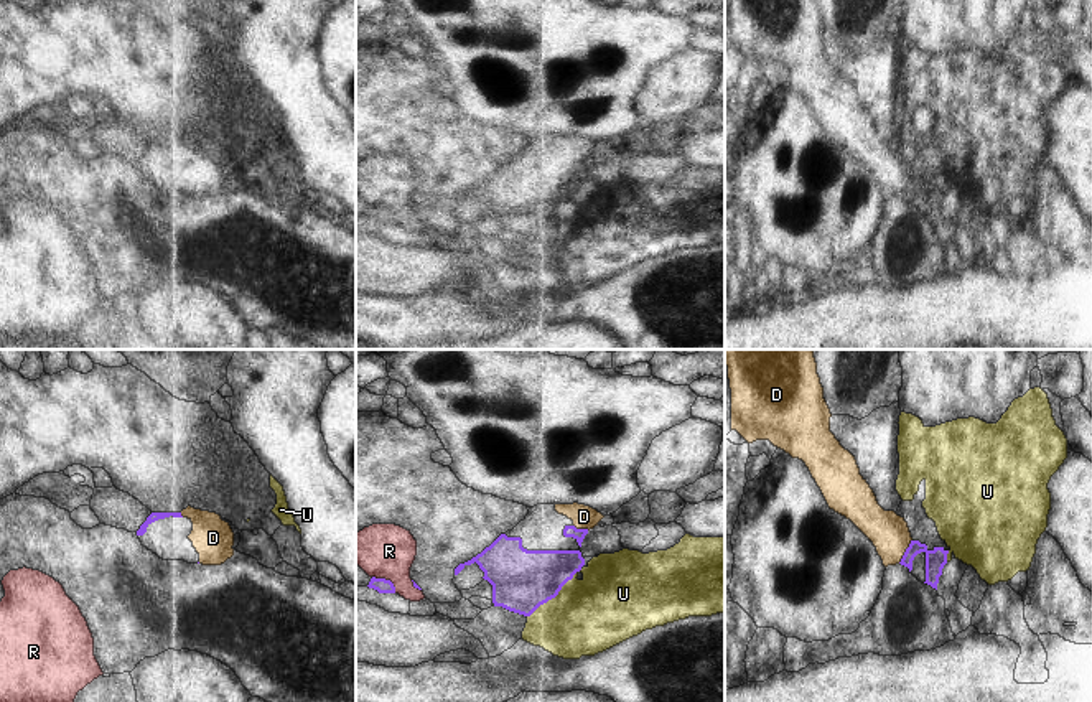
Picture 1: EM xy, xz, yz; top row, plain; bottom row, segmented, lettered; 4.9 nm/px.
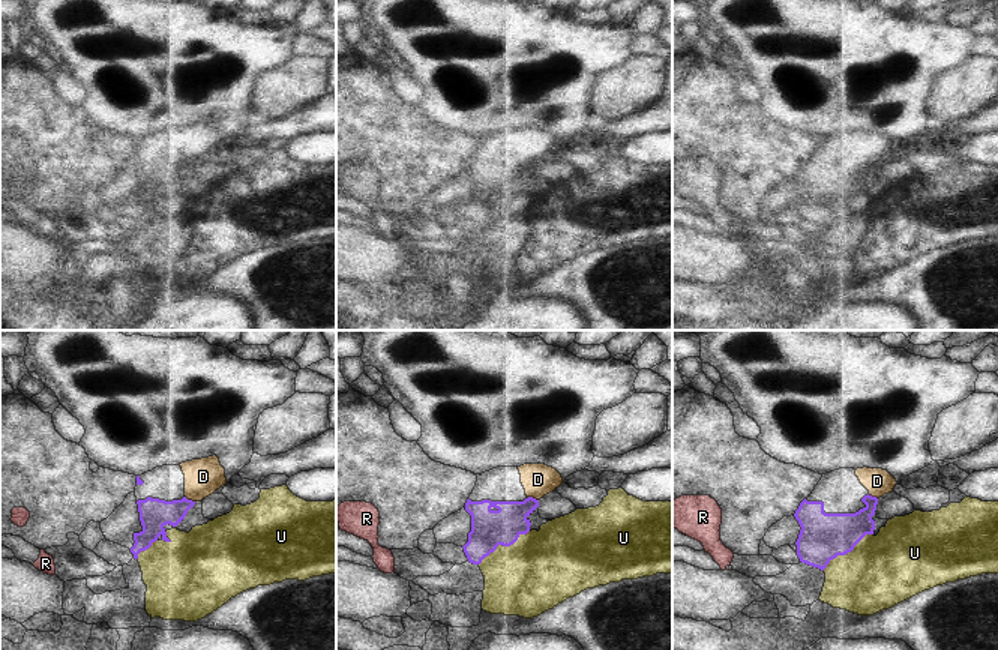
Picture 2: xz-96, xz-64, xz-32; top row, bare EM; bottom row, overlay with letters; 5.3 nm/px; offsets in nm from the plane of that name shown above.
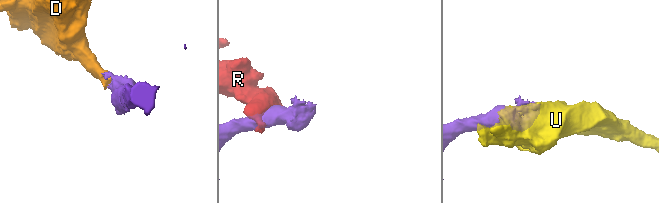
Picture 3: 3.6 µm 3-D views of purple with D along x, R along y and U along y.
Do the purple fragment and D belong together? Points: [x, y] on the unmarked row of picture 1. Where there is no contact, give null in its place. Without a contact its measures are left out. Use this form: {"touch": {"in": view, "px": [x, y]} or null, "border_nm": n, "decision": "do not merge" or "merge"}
{"touch": {"in": "yz", "px": [906, 182]}, "border_nm": 140, "decision": "merge"}

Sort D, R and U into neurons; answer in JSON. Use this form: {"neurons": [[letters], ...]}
{"neurons": [["D"], ["R"], ["U"]]}

